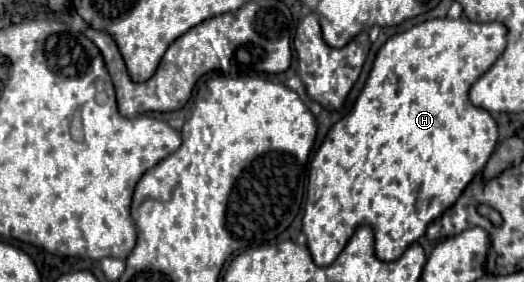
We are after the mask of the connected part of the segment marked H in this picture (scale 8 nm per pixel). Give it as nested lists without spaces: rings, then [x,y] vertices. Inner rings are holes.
[[[467,18],[427,20],[383,44],[351,114],[333,124],[309,166],[303,232],[317,266],[329,266],[361,224],[369,224],[375,232],[377,258],[397,260],[437,216],[455,204],[475,174],[483,170],[497,144],[495,120],[487,110],[473,106],[467,92],[493,66],[505,46],[507,28],[501,22],[477,24]]]

